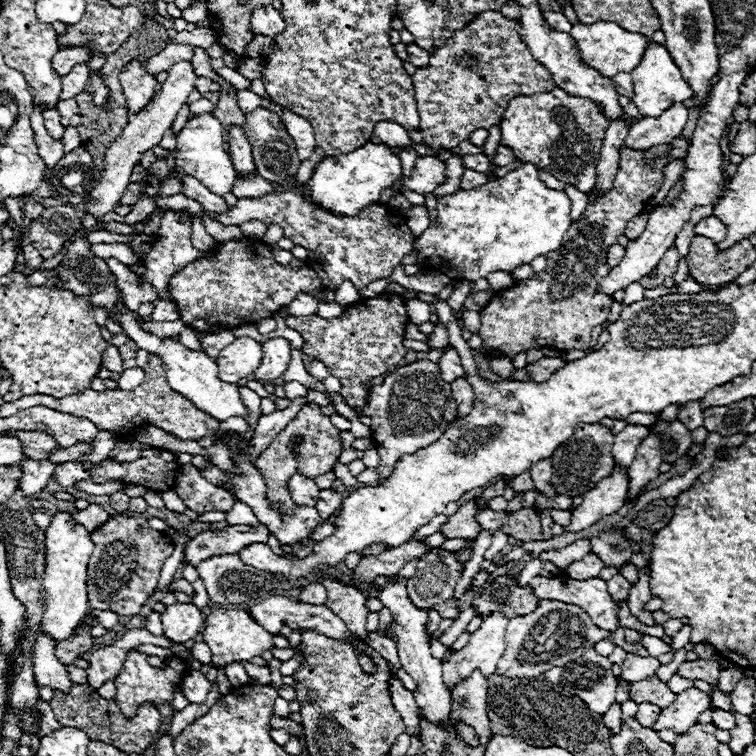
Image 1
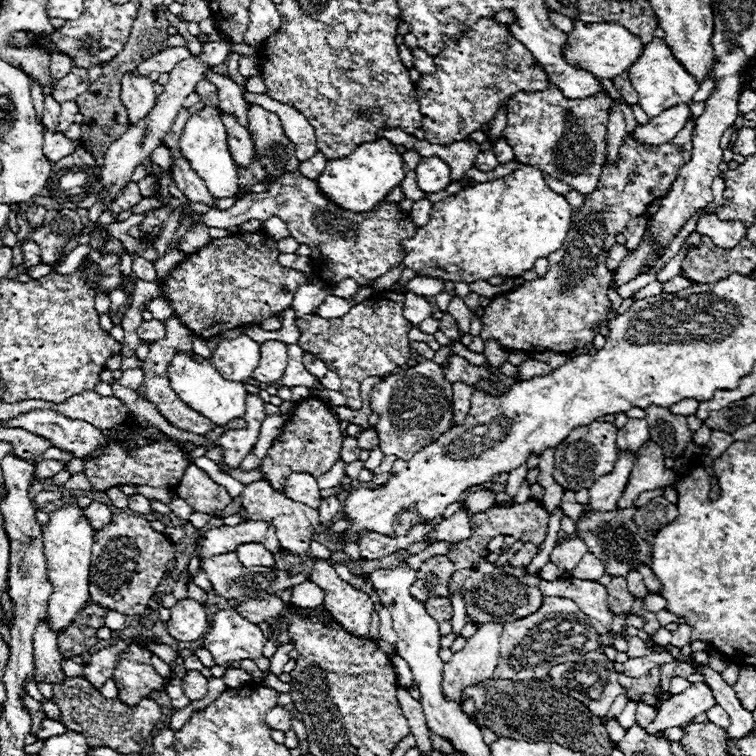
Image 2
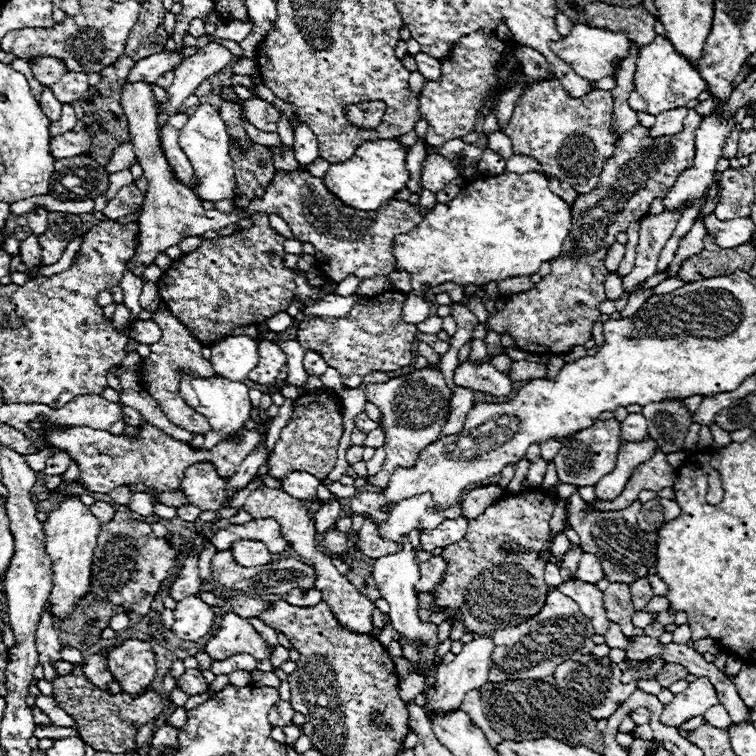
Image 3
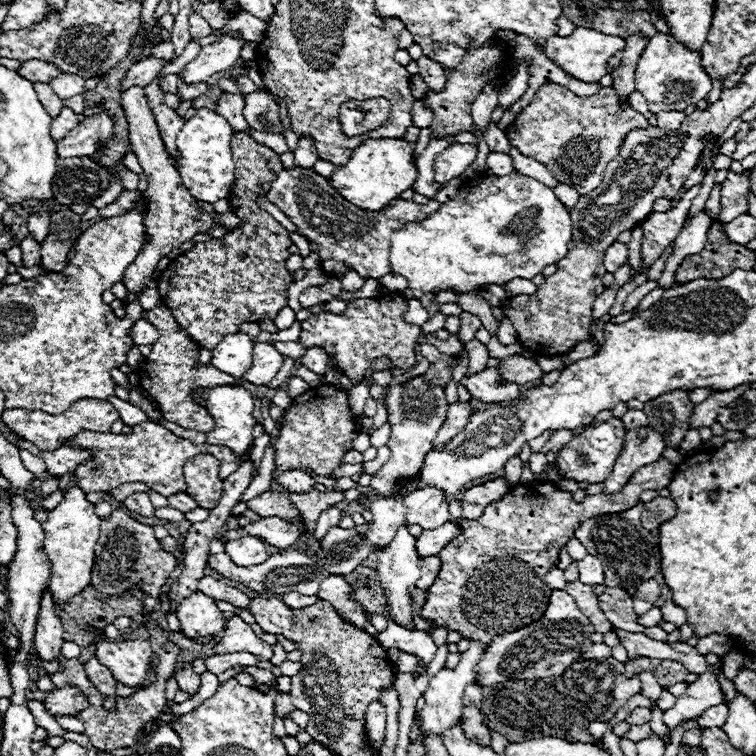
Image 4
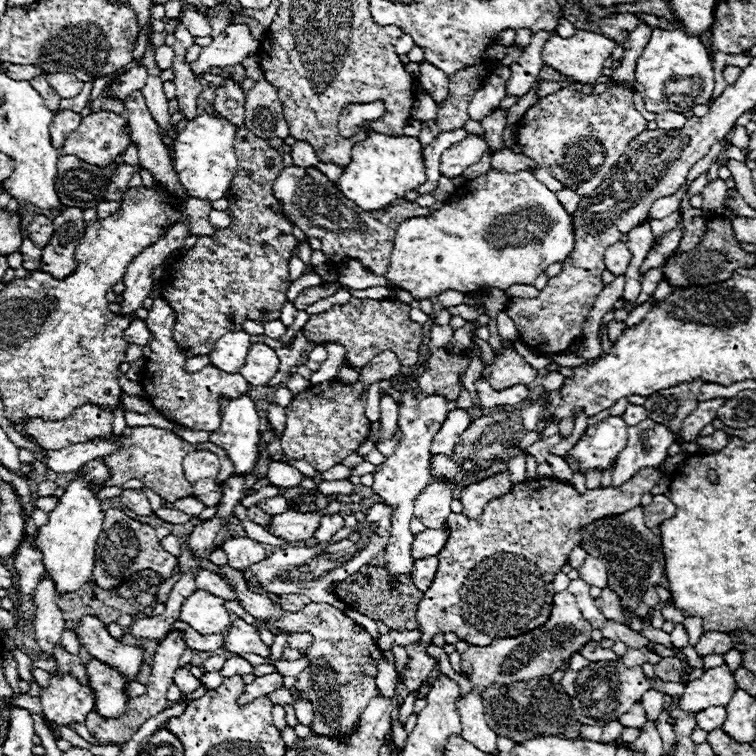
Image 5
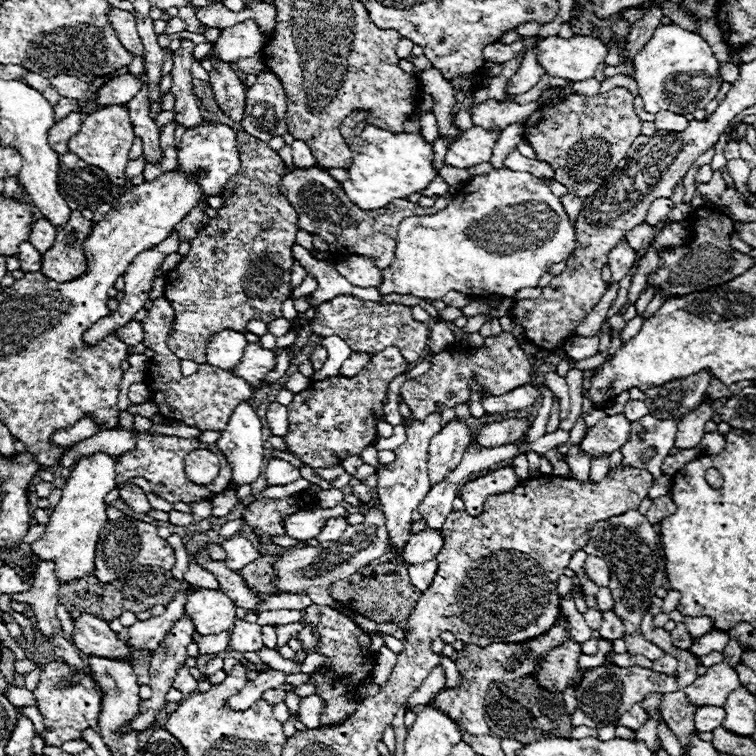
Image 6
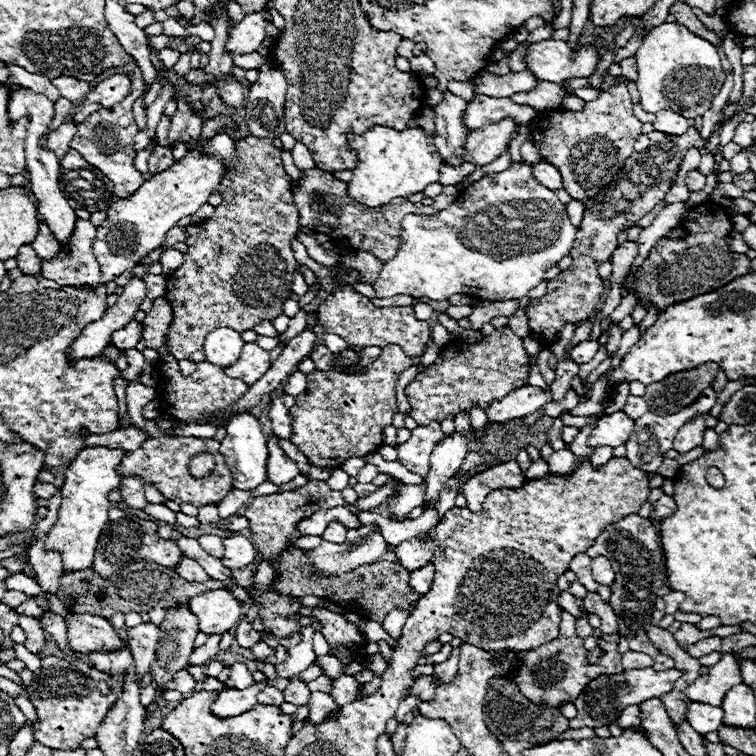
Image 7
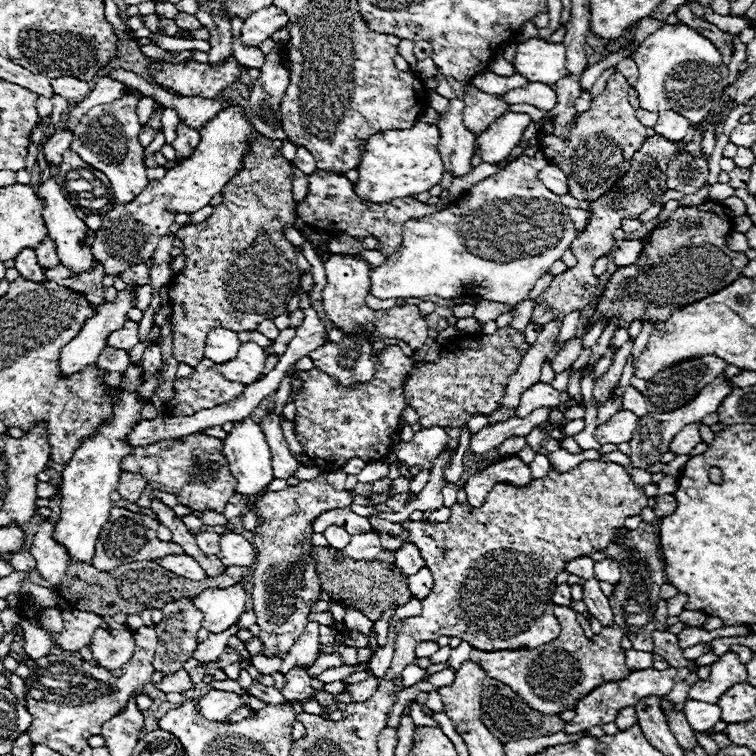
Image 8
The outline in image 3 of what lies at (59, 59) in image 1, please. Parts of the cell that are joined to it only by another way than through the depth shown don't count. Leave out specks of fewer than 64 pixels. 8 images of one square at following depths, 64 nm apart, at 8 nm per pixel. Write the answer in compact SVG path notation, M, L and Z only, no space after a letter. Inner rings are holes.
M40 56L40 58L34 58L28 62L30 70L32 70L32 76L44 84L44 86L52 86L56 80L60 80L60 76L66 72L64 64L56 58L48 58L48 56Z

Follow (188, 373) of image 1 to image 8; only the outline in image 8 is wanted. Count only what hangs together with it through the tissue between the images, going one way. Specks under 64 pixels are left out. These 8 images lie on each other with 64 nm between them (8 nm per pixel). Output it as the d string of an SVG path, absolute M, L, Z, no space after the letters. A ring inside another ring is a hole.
M242 420L232 432L230 436L224 440L224 456L228 458L228 464L232 468L232 474L238 480L236 492L246 496L248 500L248 512L242 516L242 526L250 532L254 532L260 526L260 520L256 516L256 504L260 502L260 498L268 492L268 484L274 480L274 470L272 470L272 454L268 450L268 444L264 440L264 434L260 430L260 426L256 422Z

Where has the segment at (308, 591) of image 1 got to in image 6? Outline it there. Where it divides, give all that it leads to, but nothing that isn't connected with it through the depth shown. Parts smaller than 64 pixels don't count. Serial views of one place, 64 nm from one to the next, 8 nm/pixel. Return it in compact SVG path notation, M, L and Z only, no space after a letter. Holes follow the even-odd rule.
M280 594L280 596L264 596L258 608L260 612L264 610L304 610L310 604L312 600L306 594Z

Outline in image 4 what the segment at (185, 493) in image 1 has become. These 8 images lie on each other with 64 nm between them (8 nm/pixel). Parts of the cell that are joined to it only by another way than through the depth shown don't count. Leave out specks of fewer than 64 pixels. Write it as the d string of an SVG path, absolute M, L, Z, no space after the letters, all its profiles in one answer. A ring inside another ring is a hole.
M212 454L192 456L184 464L184 480L188 484L188 496L192 496L200 508L216 508L222 496L222 483L219 478L219 462Z

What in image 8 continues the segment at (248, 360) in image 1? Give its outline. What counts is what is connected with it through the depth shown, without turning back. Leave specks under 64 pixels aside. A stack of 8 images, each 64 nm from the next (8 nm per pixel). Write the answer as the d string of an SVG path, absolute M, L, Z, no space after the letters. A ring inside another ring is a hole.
M212 328L206 336L206 358L220 364L228 362L238 354L240 342L236 338L236 332L228 328Z

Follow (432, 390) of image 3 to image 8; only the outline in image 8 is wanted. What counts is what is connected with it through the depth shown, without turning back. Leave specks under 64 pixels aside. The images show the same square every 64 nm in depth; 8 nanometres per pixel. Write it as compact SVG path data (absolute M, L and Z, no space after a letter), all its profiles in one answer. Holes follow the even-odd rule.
M424 428L416 432L410 442L398 442L394 452L406 466L422 466L424 470L430 470L436 456L446 448L448 440L450 438L442 428Z

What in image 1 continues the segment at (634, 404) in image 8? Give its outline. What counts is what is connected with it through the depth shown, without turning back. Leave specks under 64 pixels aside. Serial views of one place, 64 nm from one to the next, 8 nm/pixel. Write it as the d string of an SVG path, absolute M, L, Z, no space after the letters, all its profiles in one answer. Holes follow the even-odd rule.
M628 424L620 434L616 434L614 438L614 450L612 454L616 456L616 462L630 466L634 460L634 452L638 448L638 444L650 434L648 426L640 426L640 424Z

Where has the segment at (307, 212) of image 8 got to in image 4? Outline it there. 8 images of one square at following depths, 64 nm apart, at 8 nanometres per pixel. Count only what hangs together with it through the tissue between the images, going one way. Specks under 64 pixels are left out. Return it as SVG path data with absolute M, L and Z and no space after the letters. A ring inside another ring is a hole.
M290 168L278 172L278 178L272 182L268 200L276 204L298 228L298 234L304 236L310 242L316 242L320 246L318 254L322 260L338 262L338 268L330 268L332 276L342 276L348 266L352 266L360 276L366 278L380 278L390 272L390 238L396 230L400 230L404 224L412 220L424 220L424 216L430 216L440 208L440 202L432 200L428 204L416 204L410 200L392 200L388 208L382 208L380 212L368 212L362 208L356 208L348 200L344 200L336 188L330 186L330 182L316 174L312 168Z

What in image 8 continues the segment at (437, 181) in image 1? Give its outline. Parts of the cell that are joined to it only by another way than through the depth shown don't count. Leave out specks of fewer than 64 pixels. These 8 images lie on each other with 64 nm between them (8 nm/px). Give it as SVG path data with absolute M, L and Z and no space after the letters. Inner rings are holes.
M508 112L490 124L488 130L484 130L476 140L476 146L480 146L482 152L482 160L490 164L504 160L518 144L530 122L532 118L528 114Z

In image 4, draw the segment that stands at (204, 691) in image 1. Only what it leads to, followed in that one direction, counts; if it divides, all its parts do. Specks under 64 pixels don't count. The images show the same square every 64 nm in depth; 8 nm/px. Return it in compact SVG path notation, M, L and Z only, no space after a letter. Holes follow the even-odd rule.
M180 670L180 672L176 672L174 680L178 682L178 688L188 692L188 694L196 694L200 690L200 676L194 674L192 670Z

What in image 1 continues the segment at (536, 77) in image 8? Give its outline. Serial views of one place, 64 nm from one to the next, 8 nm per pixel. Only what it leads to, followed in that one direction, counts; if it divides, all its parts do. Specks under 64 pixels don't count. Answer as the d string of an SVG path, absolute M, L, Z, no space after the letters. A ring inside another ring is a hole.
M578 22L572 26L570 36L576 40L576 48L580 52L582 62L608 78L616 76L618 72L632 72L632 68L640 64L646 50L646 38L642 34L628 32L616 22L594 22L594 24Z

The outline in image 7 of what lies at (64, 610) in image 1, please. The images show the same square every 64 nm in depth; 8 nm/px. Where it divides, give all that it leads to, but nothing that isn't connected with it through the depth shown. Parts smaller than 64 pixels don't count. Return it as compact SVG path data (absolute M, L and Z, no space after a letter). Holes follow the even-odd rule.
M106 446L82 448L64 472L64 486L60 488L62 506L56 524L48 532L46 548L58 550L62 554L66 572L92 566L100 532L108 520L108 510L110 510L108 494L114 488L118 488L120 476L116 468L124 458L124 454L126 450L120 448L106 448Z

